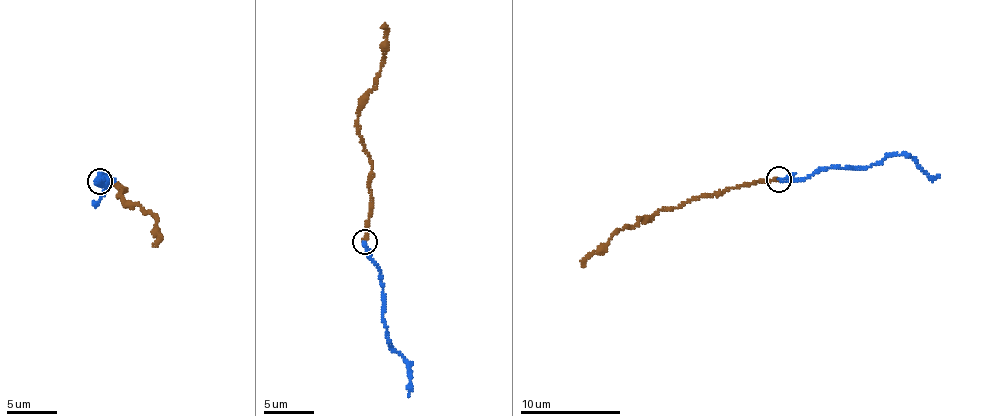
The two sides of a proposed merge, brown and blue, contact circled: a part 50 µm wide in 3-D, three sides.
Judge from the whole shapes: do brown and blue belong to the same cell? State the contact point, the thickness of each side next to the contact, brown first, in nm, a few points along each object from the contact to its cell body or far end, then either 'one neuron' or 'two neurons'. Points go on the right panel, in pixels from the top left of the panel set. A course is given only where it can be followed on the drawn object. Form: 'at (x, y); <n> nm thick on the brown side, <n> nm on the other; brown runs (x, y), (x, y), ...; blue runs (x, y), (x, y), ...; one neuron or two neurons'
at (779, 179); 200 nm thick on the brown side, 240 nm on the other; brown runs (778, 178), (705, 194), (676, 208), (658, 209), (641, 217), (634, 226), (618, 229), (583, 267); blue runs (778, 178), (806, 178), (829, 167), (865, 169), (886, 156), (902, 155), (912, 157), (930, 176), (939, 174); one neuron

